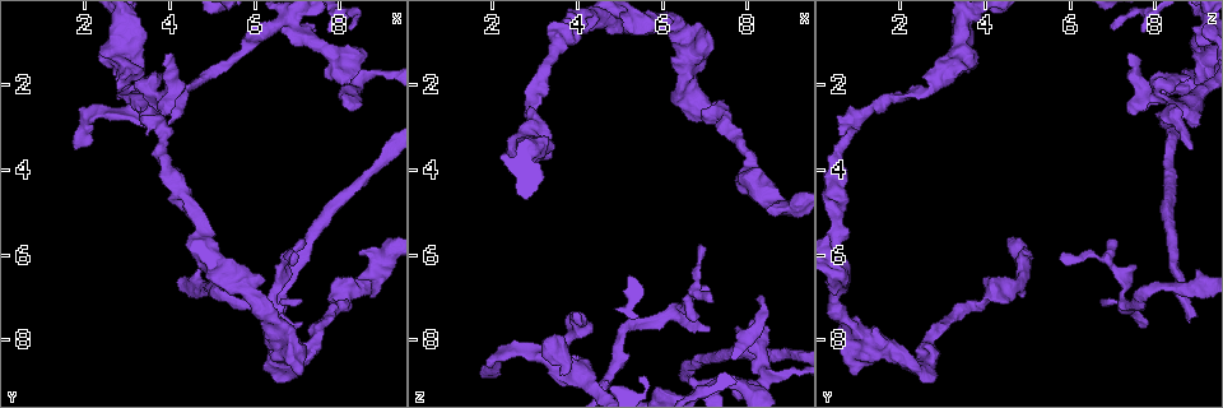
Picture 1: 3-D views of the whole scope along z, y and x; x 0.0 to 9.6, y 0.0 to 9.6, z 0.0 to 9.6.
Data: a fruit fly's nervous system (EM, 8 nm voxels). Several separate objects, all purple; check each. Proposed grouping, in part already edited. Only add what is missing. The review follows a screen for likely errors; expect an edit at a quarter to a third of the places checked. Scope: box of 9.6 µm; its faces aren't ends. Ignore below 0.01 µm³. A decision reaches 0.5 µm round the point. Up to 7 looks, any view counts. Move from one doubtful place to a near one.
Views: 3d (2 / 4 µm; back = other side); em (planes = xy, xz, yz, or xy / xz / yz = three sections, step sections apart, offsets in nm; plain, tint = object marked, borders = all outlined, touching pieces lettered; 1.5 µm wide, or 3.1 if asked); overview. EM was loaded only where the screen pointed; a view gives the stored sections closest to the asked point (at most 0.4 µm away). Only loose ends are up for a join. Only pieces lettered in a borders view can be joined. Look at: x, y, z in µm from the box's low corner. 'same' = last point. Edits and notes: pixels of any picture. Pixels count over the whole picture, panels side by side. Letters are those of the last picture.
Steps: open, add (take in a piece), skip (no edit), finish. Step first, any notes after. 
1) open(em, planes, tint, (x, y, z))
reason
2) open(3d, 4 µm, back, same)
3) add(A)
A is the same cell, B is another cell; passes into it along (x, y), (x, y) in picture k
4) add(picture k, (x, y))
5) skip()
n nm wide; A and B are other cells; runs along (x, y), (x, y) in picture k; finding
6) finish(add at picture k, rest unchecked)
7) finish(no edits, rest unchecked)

open(3d, 2 µm, (6.75, 7.45, 9.00))
an open end

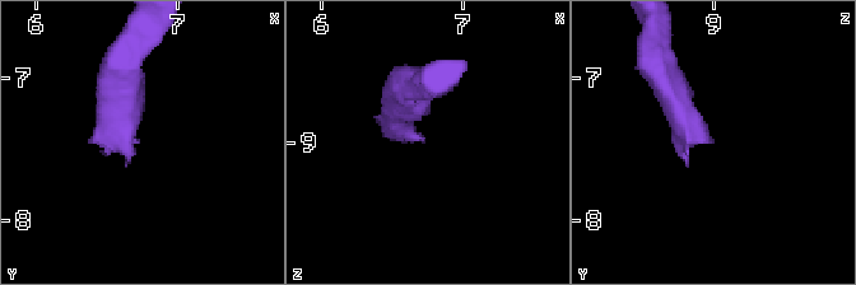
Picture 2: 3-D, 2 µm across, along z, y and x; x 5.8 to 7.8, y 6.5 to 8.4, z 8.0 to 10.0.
open(em, planes, borders, (6.70, 7.44, 9.00))
need the tissue

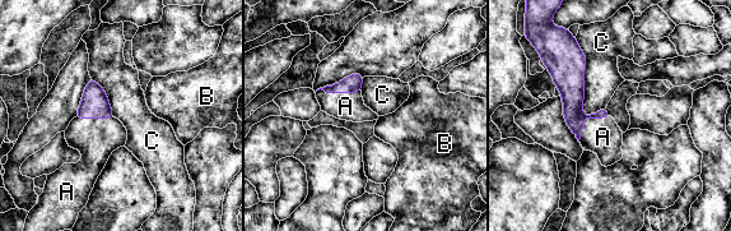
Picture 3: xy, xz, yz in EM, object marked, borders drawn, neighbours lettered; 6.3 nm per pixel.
add(A)
A is the same cell, B and C are other cells; the neuron continues

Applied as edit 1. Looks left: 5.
open(overview)

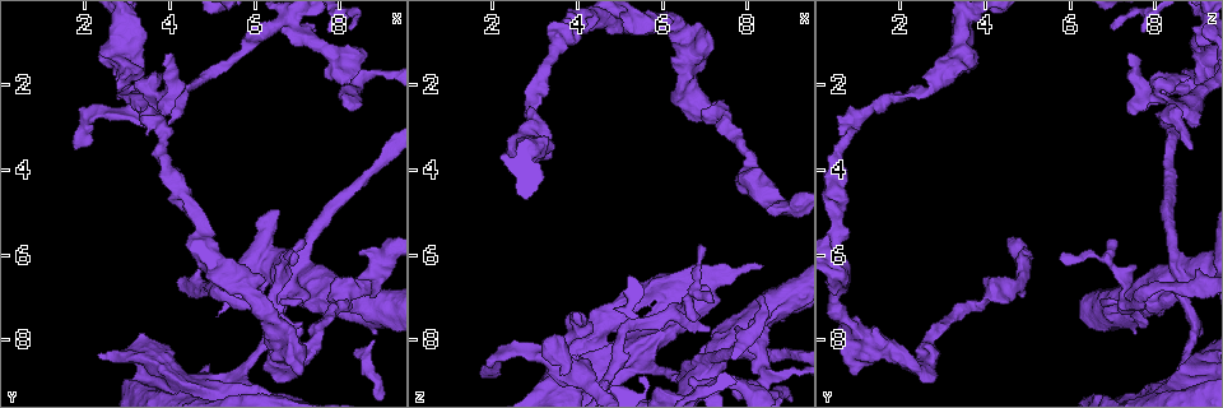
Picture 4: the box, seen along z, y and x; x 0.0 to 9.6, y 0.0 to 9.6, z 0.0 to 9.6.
open(3d, 4 µm, (7.10, 5.60, 7.05))
branch stops here

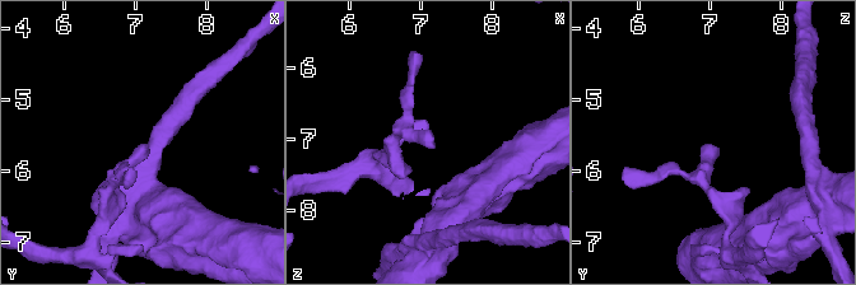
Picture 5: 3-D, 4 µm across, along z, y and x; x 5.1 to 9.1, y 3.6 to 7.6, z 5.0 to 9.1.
open(em, yz, step 4, tint, (7.15, 5.65, 7.10))

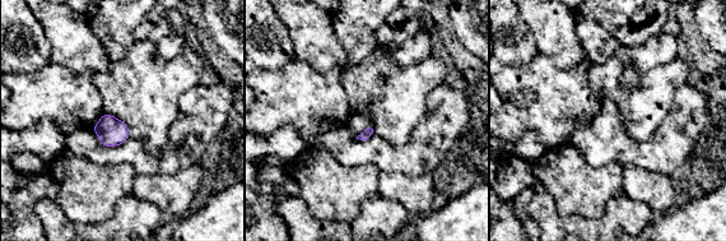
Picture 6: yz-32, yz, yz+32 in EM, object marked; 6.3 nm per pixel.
open(em, planes, borders, same)
another direction

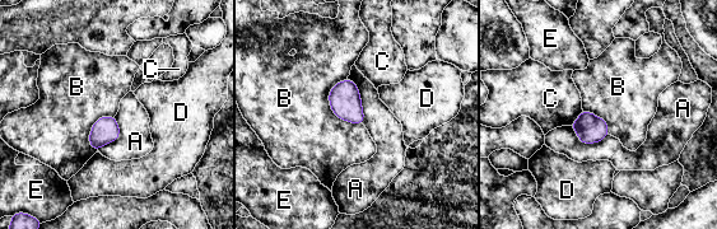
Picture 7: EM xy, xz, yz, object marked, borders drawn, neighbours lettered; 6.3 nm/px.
skip()
170 nm wide; A, B, C, D and E are other cells; border along (345, 78), (329, 106), (362, 125) in picture 7; none of them fits

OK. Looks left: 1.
finish(add at picture 3, rest unchecked)

